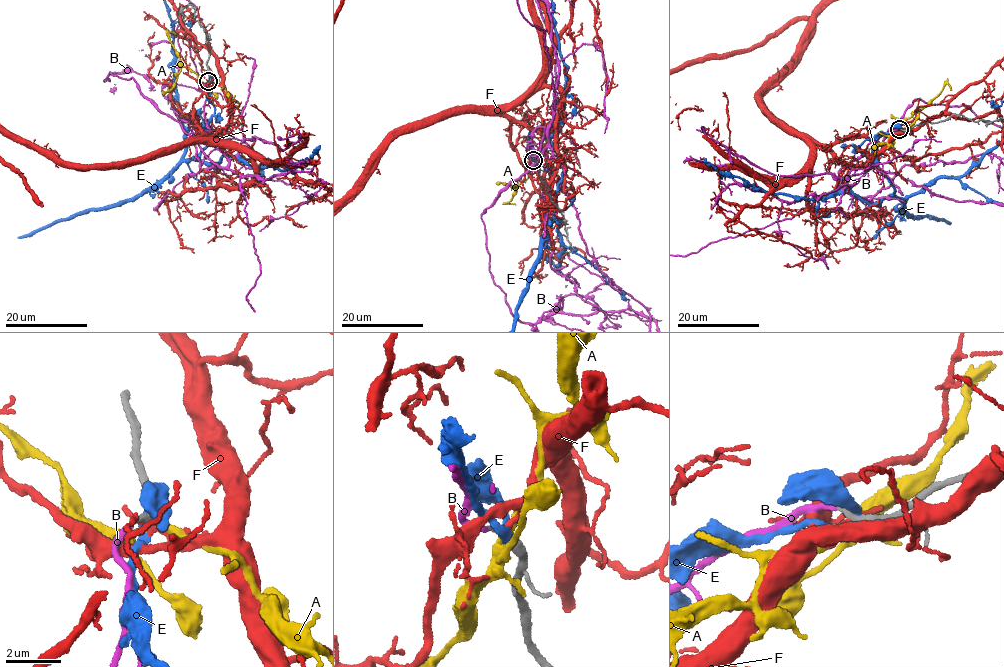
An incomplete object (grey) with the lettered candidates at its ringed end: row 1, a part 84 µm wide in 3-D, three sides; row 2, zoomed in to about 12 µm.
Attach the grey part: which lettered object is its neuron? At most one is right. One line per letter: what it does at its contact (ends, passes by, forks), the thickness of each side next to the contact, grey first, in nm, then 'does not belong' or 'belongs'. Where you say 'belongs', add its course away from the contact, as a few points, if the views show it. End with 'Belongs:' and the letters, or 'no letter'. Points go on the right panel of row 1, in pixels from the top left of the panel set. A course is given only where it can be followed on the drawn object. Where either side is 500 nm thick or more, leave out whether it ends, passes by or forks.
A: it passes by | 400/200 nm | does not belong
B: it ends | 240/170 nm | belongs | via (900, 129), (868, 144), (841, 168), (832, 193), (791, 218), (684, 256)
E: it passes by | 440/260 nm | does not belong
F: it passes by | 400/200 nm | does not belong
Belongs: B

